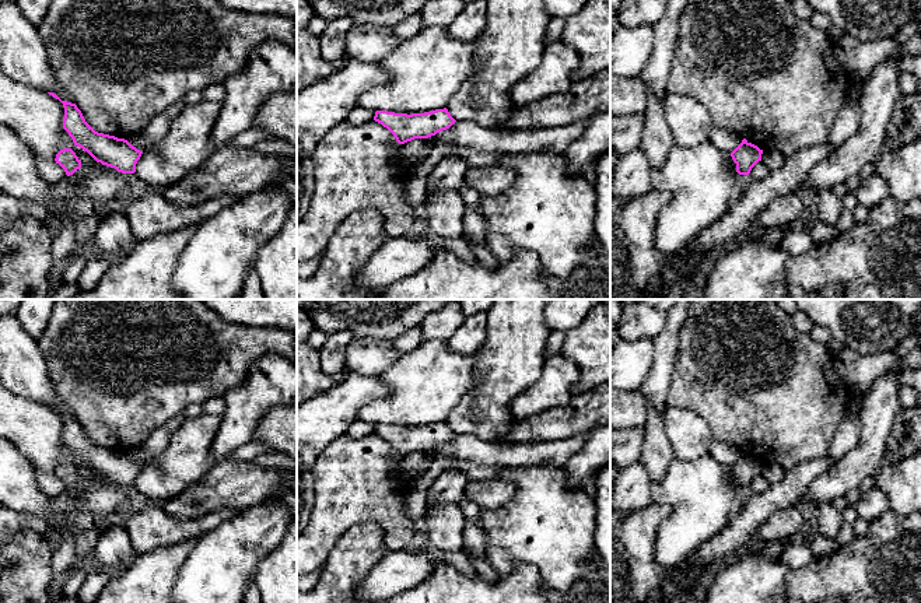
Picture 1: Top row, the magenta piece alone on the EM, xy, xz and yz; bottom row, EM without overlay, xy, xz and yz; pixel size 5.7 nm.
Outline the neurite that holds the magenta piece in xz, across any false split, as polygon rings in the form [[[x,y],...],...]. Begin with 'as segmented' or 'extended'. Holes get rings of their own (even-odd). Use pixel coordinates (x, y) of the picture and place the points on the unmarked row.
as segmented; [[[447,421],[412,428],[377,424],[374,434],[386,441],[399,457],[414,452],[428,452],[456,435]]]

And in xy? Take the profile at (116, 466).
as segmented; [[[48,406],[53,411],[59,413],[64,421],[64,431],[63,431],[63,442],[69,446],[73,452],[74,459],[87,464],[97,476],[102,478],[115,481],[118,485],[122,487],[134,487],[136,477],[140,473],[143,464],[133,460],[127,453],[118,452],[115,449],[104,448],[95,445],[84,432],[81,424],[77,421],[76,417],[62,414],[56,407]]]

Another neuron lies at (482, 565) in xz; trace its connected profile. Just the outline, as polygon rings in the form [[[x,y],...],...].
[[[465,551],[467,557],[472,560],[476,572],[488,583],[495,583],[498,581],[498,574],[493,568],[493,565],[486,558],[477,558],[474,555],[470,555],[467,551]]]

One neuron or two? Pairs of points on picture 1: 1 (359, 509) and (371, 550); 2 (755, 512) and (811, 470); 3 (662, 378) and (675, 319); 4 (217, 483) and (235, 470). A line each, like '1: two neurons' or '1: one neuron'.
1: two neurons
2: one neuron
3: one neuron
4: one neuron

